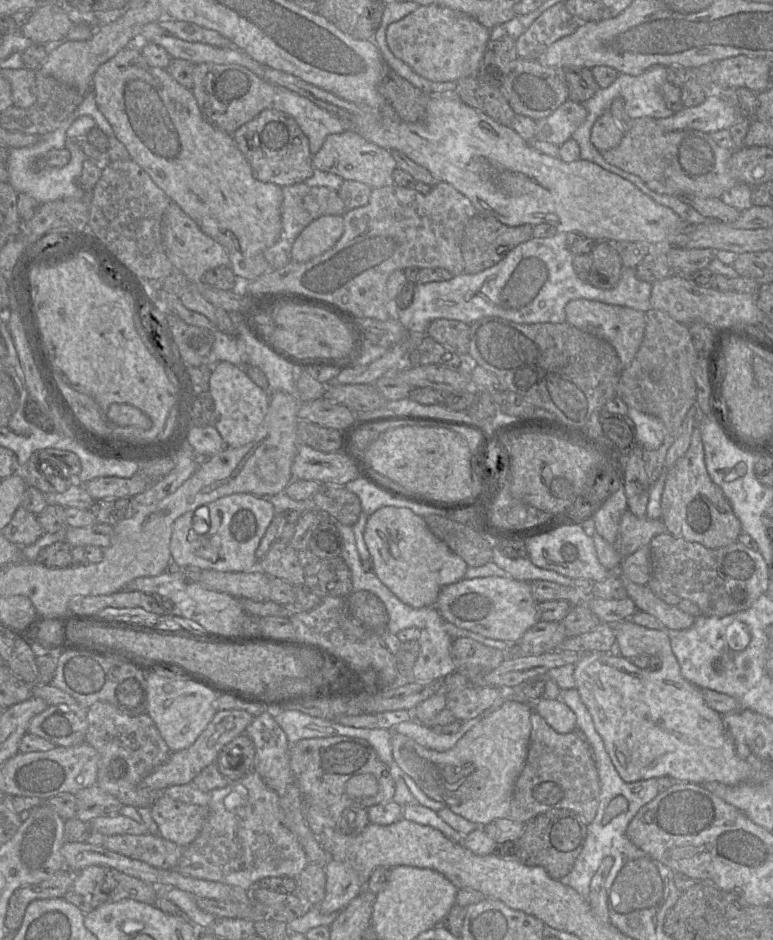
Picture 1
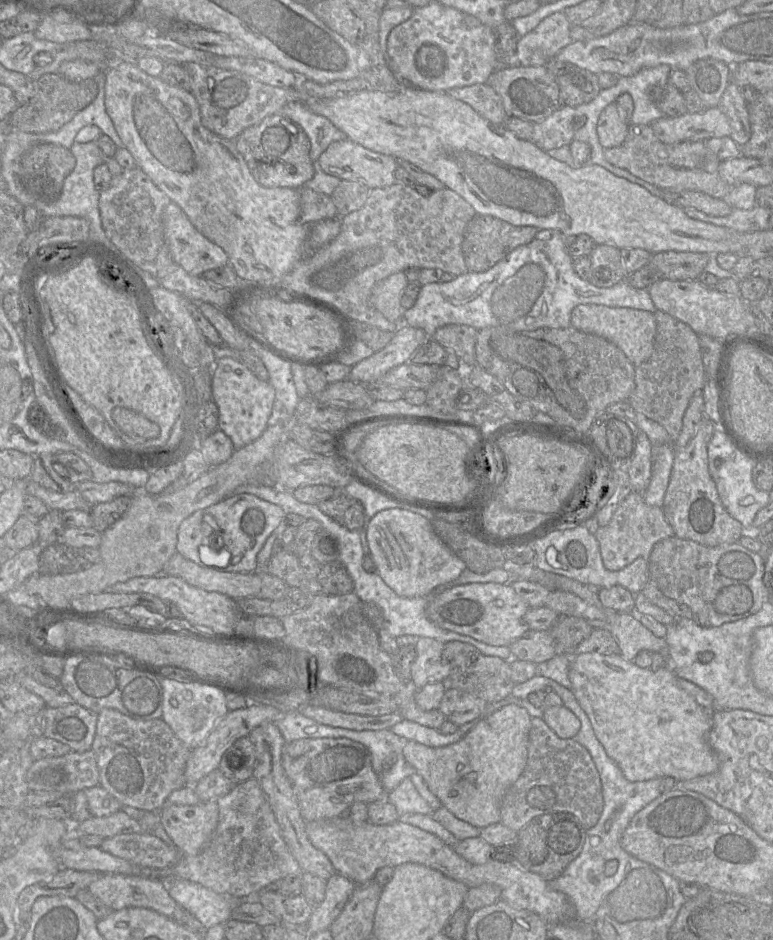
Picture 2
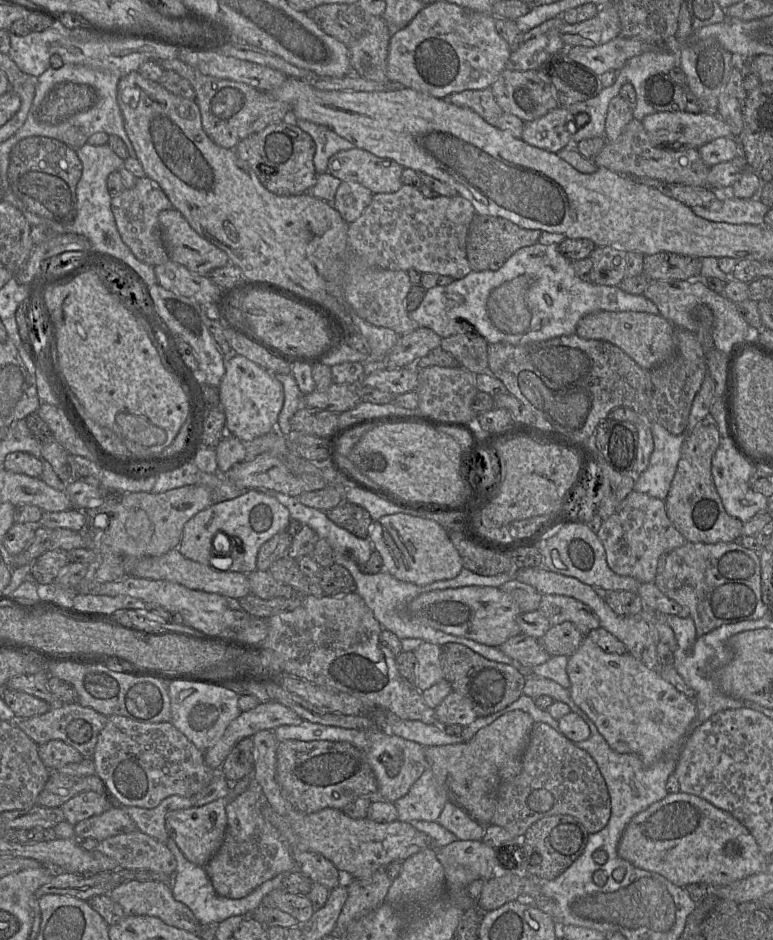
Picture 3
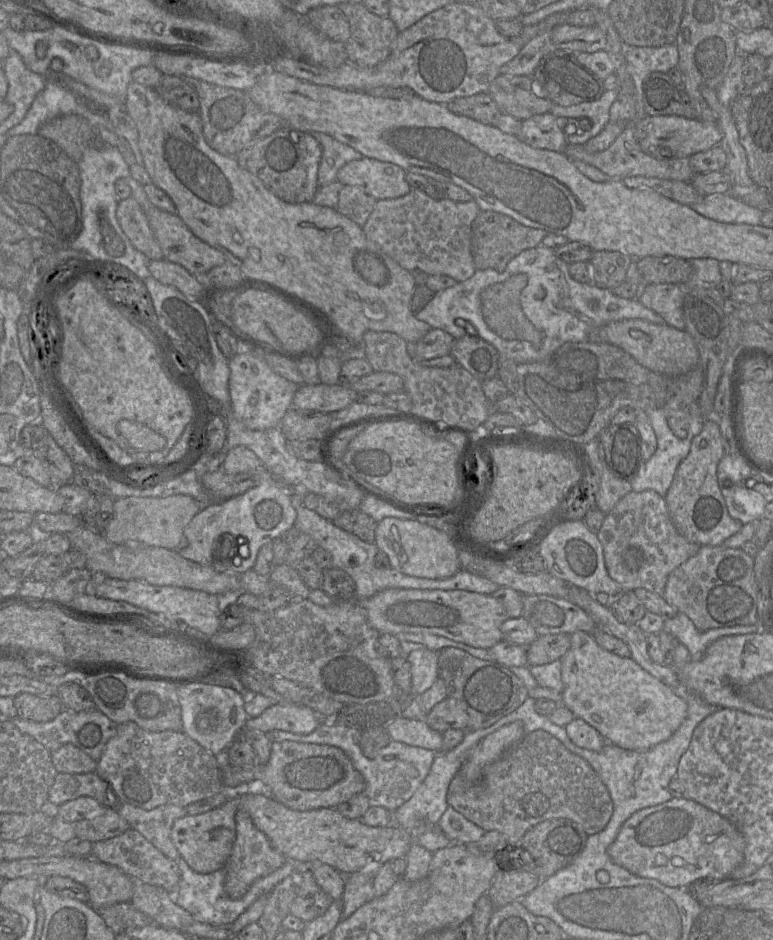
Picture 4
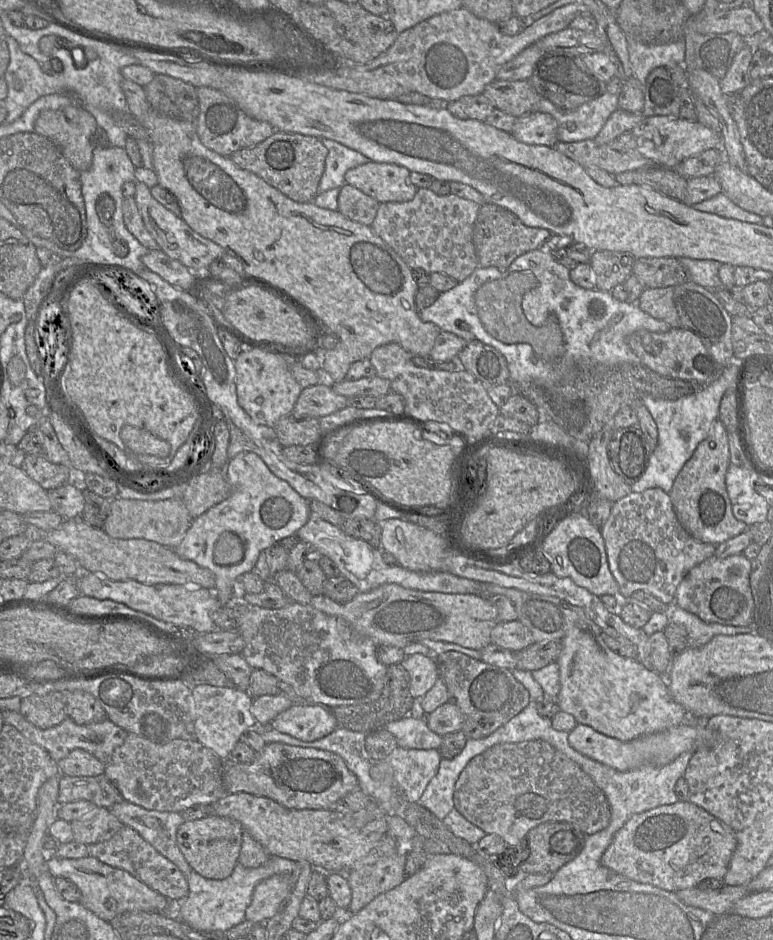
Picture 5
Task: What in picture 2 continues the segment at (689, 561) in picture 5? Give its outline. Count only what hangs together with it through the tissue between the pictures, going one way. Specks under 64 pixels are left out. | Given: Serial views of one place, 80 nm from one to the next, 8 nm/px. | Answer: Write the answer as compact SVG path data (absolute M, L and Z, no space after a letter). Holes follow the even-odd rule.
M632 491L617 508L609 524L598 528L595 537L599 542L604 566L608 570L618 571L639 557L648 559L658 541L674 535L662 507L646 504L642 493Z

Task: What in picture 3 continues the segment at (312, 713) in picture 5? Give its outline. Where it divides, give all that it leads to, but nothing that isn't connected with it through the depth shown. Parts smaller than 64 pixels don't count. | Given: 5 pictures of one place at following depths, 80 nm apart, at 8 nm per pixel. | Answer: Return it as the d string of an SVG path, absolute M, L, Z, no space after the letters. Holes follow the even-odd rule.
M260 702L255 708L242 711L226 728L222 737L204 752L204 761L211 770L220 770L233 747L244 738L261 730L274 730L282 725L299 725L303 719L279 702Z

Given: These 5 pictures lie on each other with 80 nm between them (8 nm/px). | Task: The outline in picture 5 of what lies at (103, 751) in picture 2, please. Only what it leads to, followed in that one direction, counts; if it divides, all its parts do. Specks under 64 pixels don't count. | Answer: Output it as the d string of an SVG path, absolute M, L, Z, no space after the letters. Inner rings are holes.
M133 733L117 747L105 765L103 775L113 784L121 798L147 810L182 812L195 805L213 805L225 794L222 779L222 761L212 750L197 740L175 739L157 744Z

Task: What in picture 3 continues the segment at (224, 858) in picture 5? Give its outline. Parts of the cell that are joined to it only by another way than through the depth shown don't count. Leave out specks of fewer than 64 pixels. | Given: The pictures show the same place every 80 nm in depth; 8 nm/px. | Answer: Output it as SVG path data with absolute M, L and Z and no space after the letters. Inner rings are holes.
M252 776L245 777L233 783L229 794L224 798L217 799L200 807L174 810L166 815L165 826L168 835L174 840L188 861L201 867L204 867L210 861L224 840L227 827L227 804L251 786L255 786Z

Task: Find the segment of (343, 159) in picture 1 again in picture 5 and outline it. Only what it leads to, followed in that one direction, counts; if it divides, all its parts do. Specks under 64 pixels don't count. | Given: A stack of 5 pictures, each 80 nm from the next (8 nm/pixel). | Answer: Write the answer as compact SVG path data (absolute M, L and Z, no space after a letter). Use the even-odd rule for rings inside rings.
M369 161L349 169L344 179L346 184L379 203L407 202L414 198L418 190L410 180L410 172L396 164Z

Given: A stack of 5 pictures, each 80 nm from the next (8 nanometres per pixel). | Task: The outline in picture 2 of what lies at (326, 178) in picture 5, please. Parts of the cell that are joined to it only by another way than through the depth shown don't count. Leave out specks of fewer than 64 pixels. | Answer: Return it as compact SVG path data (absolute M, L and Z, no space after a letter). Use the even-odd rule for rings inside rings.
M290 102L285 105L278 114L285 115L289 119L298 123L307 134L311 143L309 156L314 165L314 174L316 172L315 163L318 163L319 156L327 149L327 147L334 141L348 138L347 135L338 129L329 119L313 113L304 102Z

